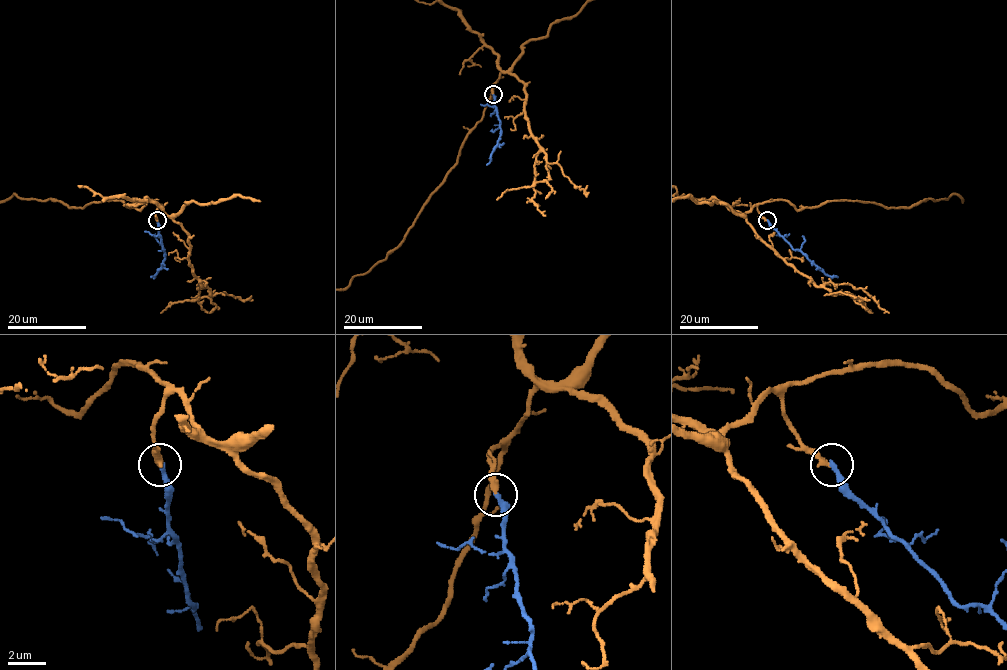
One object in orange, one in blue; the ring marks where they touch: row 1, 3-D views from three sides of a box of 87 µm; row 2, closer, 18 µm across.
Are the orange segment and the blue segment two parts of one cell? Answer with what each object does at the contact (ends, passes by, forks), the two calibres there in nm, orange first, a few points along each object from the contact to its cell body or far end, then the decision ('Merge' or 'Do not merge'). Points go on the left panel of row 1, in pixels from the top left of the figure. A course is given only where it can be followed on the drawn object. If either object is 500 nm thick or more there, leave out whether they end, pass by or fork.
At the ring orange ends. At the ring blue ends. Thickness 280 nm (orange) against 260 nm. Course of orange: (156, 220), (152, 199), (141, 209), (122, 200), (83, 207), (17, 194). Course of blue: (156, 220), (164, 259), (161, 267), (150, 277). Merge

